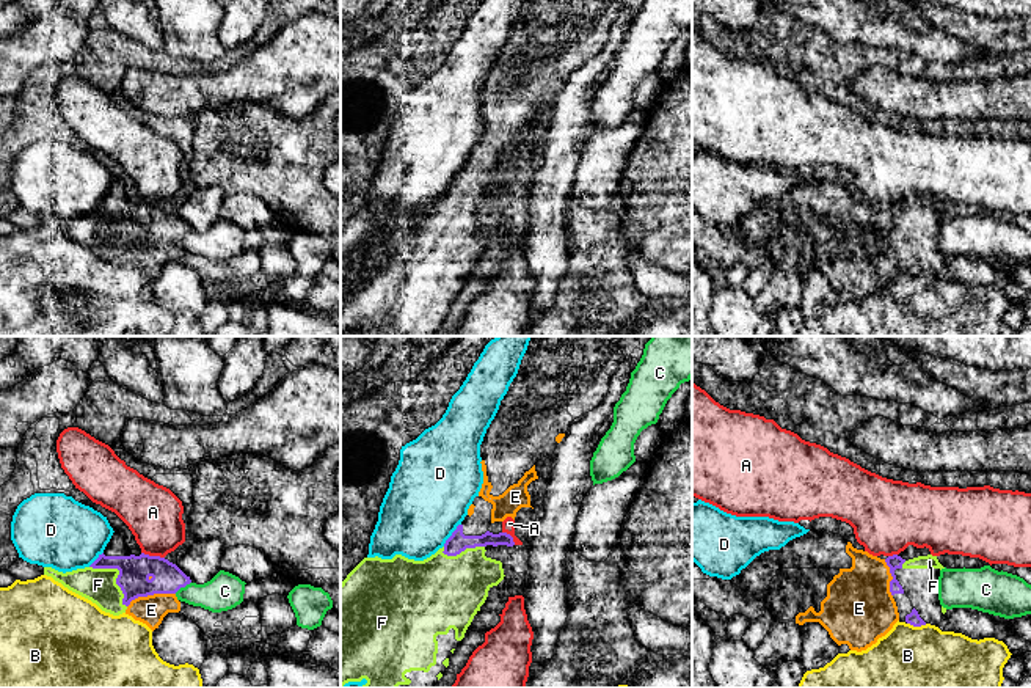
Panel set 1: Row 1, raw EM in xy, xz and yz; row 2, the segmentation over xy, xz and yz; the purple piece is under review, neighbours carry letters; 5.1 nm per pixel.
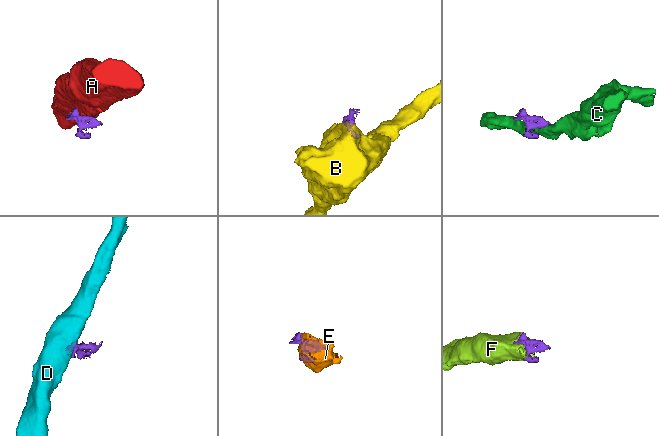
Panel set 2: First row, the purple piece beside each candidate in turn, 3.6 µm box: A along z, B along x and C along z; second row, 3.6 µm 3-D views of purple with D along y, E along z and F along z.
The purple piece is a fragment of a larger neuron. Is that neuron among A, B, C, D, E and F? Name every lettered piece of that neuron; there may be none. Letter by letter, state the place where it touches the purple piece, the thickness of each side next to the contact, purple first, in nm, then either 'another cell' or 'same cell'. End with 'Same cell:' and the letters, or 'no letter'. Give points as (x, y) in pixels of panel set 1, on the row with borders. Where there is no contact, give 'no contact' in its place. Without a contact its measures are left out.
A: xy (153, 556) | 160/300 nm | another cell
B: yz (917, 625) | 70/500 nm | another cell
C: xy (182, 586) | 160/190 nm | another cell
D: xz (452, 534) | 100/420 nm | another cell
E: xy (149, 594) | 160/150 nm | same cell
F: xy (118, 575) | 160/180 nm | same cell
Same cell: E, F

